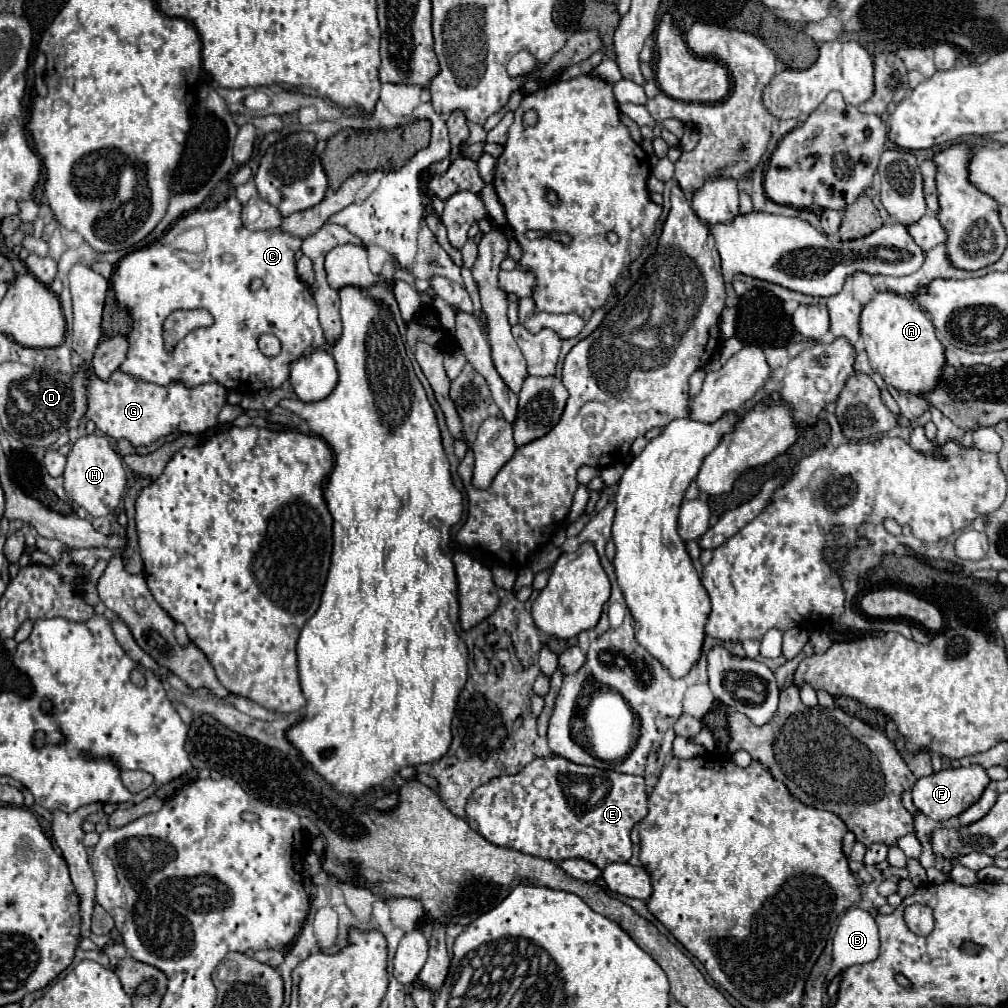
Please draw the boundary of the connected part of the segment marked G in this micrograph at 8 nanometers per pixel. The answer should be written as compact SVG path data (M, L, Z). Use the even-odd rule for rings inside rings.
M116 370L112 374L110 382L90 378L86 418L96 424L98 432L102 432L110 438L128 438L134 446L146 446L146 444L152 444L158 438L164 438L174 432L188 432L188 434L196 434L196 436L208 432L210 428L214 428L218 424L218 414L220 414L222 406L226 406L226 388L222 388L218 384L206 384L206 386L196 386L196 388L184 388L182 384L170 384L168 388L164 388L164 386L154 386L148 382L134 382L130 376Z

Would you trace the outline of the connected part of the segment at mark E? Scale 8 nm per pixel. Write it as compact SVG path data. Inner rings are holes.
M536 758L532 760L522 772L514 776L494 778L486 786L474 790L468 798L466 814L476 824L478 832L492 844L512 848L530 856L538 856L550 862L560 862L568 858L582 858L592 862L596 868L604 870L614 862L628 862L632 856L632 842L630 830L638 824L646 814L646 794L644 794L644 778L618 774L618 772L604 772L590 766L578 766L574 762L566 762L566 758ZM538 776L548 778L548 788L538 790L532 782Z

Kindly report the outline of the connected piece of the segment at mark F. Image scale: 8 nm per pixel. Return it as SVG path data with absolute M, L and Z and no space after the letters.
M970 764L970 766L962 766L962 768L944 768L940 772L920 778L914 784L914 788L912 788L914 806L918 812L924 812L932 820L944 822L954 816L960 816L968 806L972 806L980 798L980 794L988 786L988 782L990 782L990 778L980 764Z

